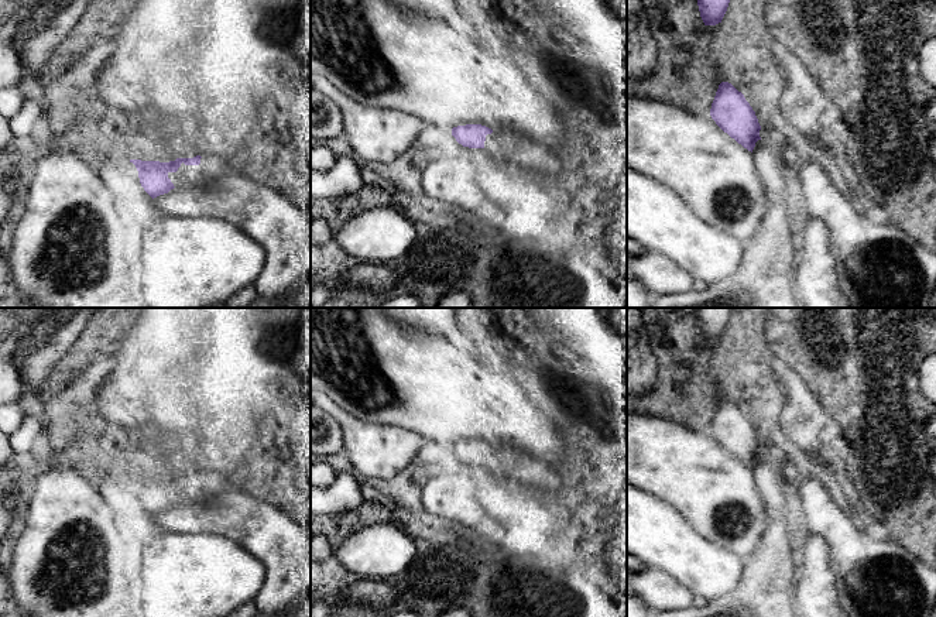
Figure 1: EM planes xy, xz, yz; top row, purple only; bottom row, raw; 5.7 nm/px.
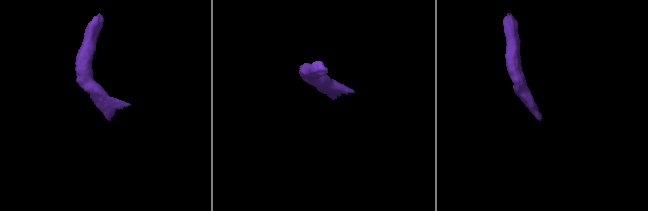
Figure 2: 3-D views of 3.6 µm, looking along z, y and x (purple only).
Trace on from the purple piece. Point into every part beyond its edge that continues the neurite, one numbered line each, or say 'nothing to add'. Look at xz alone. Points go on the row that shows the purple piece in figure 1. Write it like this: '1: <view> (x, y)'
1: xz (518, 148)

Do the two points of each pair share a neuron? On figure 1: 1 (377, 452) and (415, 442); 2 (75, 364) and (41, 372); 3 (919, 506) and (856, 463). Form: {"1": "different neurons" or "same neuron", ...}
{"1": "same neuron", "2": "different neurons", "3": "same neuron"}

